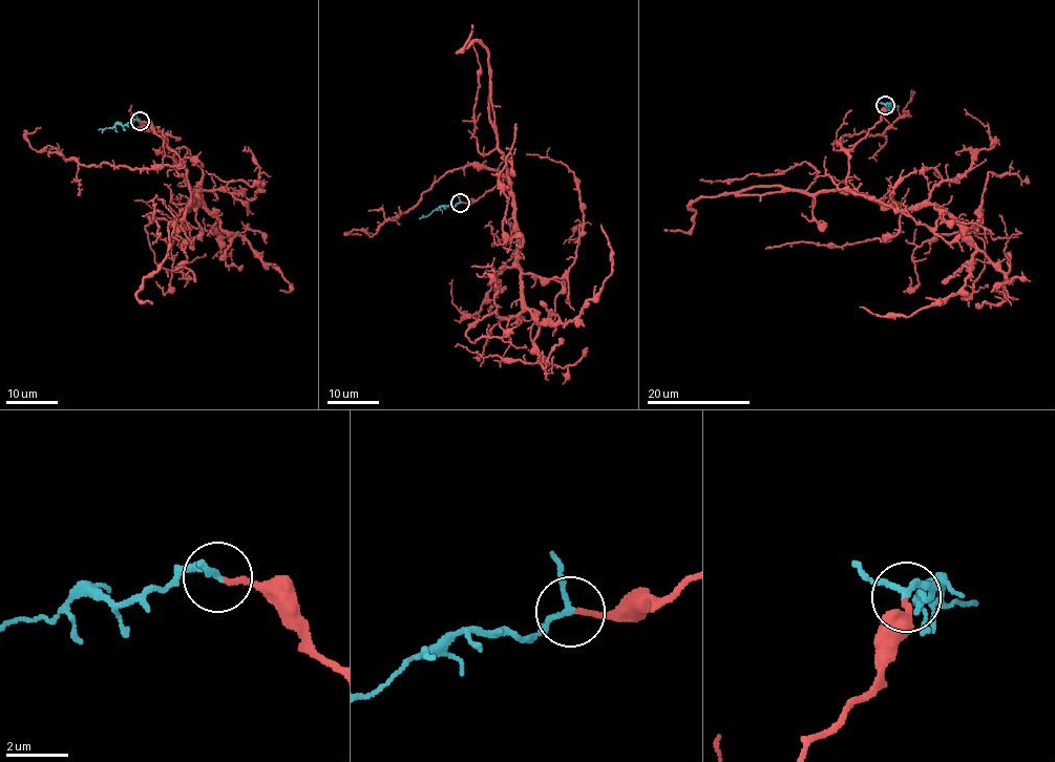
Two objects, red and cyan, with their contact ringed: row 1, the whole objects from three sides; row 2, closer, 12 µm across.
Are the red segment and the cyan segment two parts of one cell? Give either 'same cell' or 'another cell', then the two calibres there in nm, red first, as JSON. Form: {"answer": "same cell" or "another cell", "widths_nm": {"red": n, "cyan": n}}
{"answer": "same cell", "widths_nm": {"red": 170, "cyan": 180}}

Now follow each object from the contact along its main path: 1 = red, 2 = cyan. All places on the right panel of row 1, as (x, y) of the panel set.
1: (886, 105), (848, 154), (845, 185), (901, 208), (939, 205), (975, 253), (955, 294), (909, 316), (860, 307)
2: (886, 105), (899, 106)

